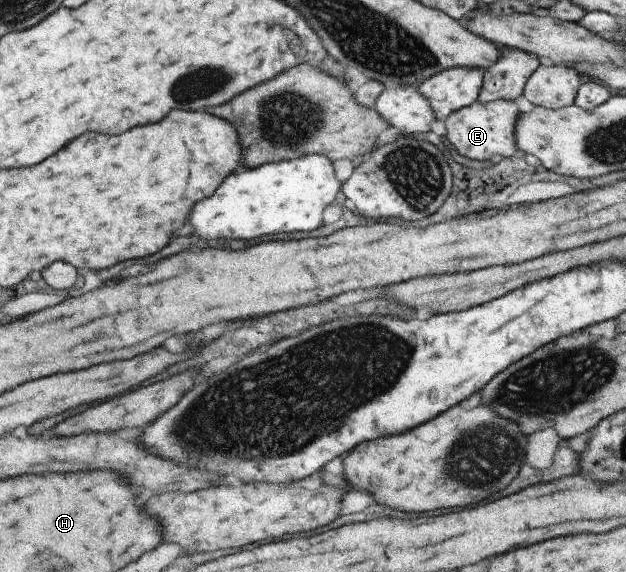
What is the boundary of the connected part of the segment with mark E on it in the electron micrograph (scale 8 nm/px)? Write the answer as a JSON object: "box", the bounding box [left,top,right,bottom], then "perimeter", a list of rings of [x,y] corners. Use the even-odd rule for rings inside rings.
{"box":[443,99,520,159],"perimeter":[[[496,99],[490,102],[475,100],[447,115],[443,120],[447,131],[445,136],[459,155],[469,159],[488,159],[493,153],[508,158],[517,153],[514,127],[520,113],[514,100]]]}

